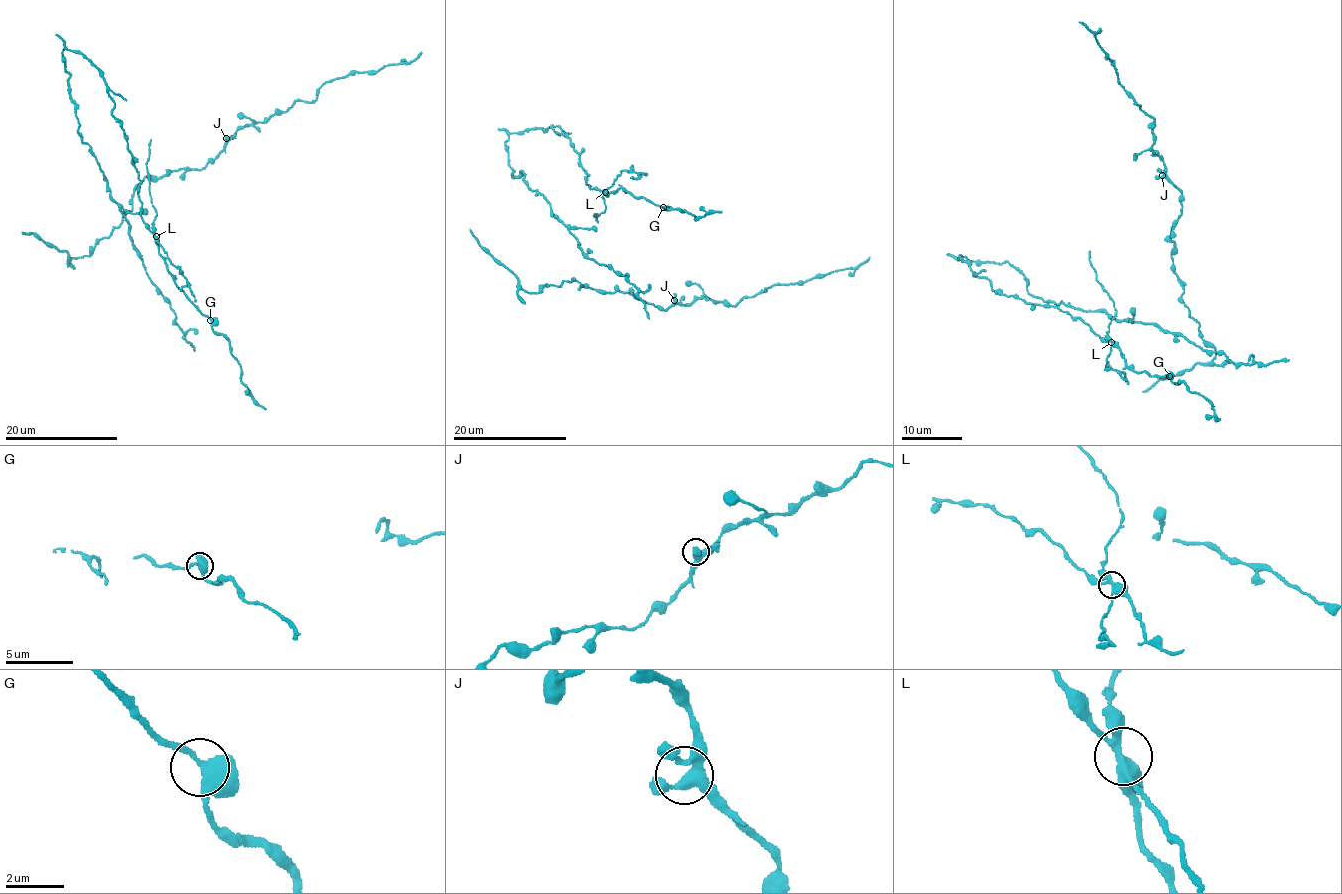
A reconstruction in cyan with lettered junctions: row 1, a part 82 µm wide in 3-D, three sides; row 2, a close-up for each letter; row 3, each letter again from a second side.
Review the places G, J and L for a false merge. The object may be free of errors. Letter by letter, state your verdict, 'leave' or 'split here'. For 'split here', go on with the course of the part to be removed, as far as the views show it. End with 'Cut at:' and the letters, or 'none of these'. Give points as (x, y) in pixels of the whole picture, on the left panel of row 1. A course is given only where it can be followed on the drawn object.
G: leave
J: leave
L: split here; course (155, 236), (152, 223), (156, 211), (151, 202), (146, 166), (151, 140)
Cut at: L

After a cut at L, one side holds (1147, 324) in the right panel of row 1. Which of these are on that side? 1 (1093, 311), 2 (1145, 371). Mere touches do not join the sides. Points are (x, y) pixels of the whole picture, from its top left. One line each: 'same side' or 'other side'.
1: same side
2: same side

